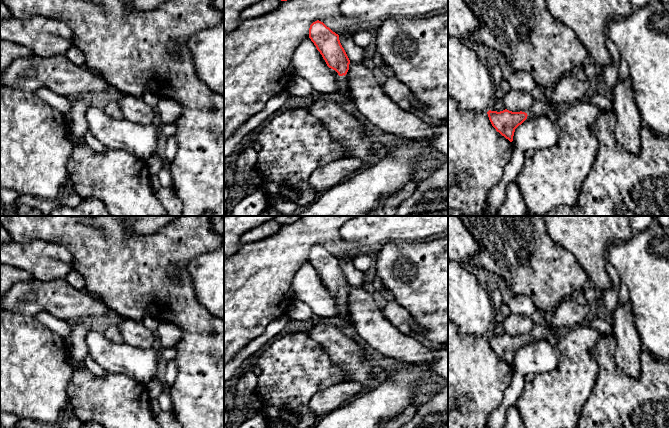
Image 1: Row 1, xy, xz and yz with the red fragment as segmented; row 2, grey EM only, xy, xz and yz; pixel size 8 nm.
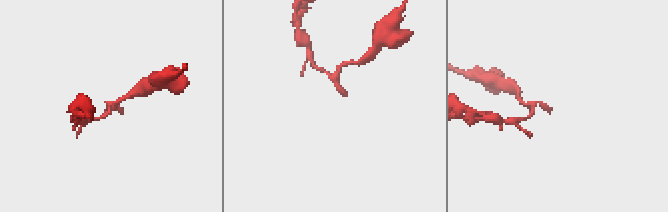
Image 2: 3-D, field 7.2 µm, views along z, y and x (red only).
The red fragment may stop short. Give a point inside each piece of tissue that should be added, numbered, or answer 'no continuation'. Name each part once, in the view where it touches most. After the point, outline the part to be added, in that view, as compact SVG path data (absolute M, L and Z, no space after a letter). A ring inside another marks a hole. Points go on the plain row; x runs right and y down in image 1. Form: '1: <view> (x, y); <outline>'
1: xz (342, 303); M340 300L338 302L338 306L340 308L340 319L347 320L348 319L348 311L346 309L346 300Z

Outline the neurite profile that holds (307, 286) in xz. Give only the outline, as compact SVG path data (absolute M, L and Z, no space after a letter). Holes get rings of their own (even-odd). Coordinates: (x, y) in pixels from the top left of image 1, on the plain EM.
M304 262L297 270L291 287L295 299L308 304L316 318L340 318L340 308L338 306L340 300L335 294L327 290L310 262Z

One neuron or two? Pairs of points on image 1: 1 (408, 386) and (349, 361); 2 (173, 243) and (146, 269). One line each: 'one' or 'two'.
1: two
2: one

